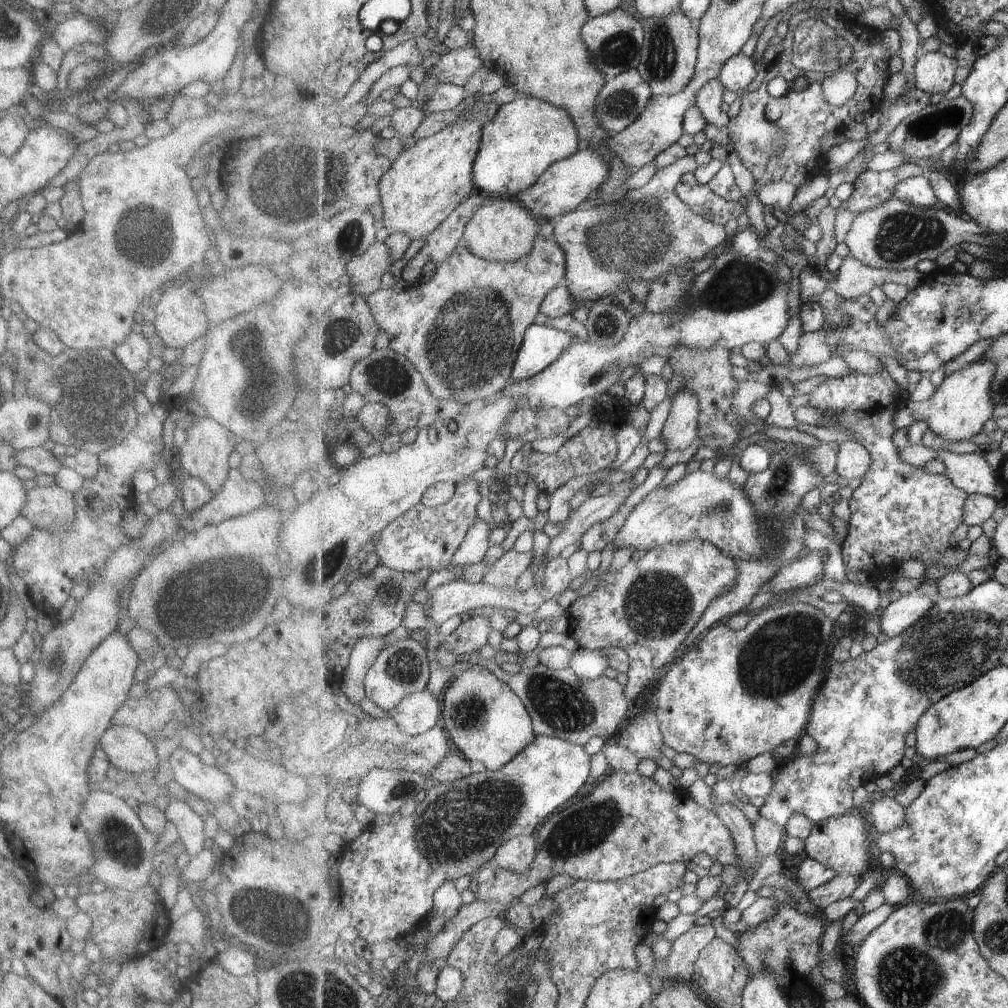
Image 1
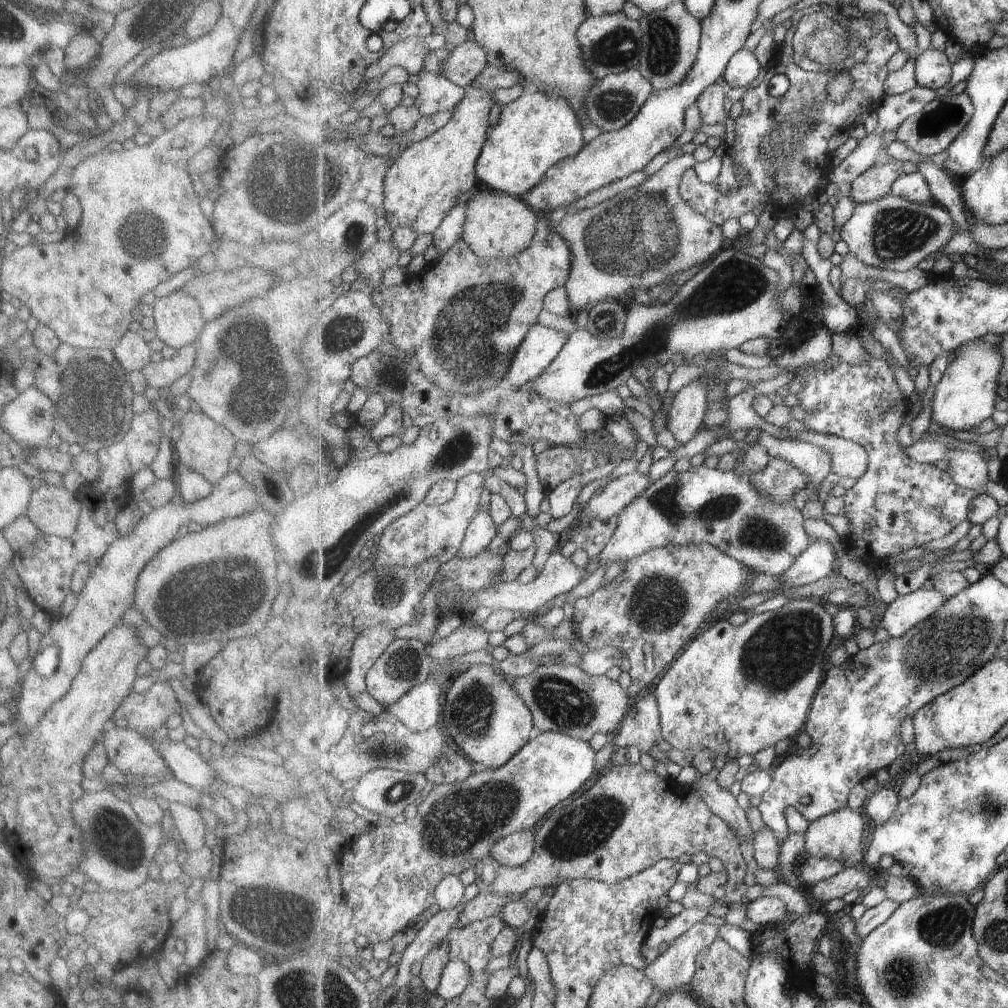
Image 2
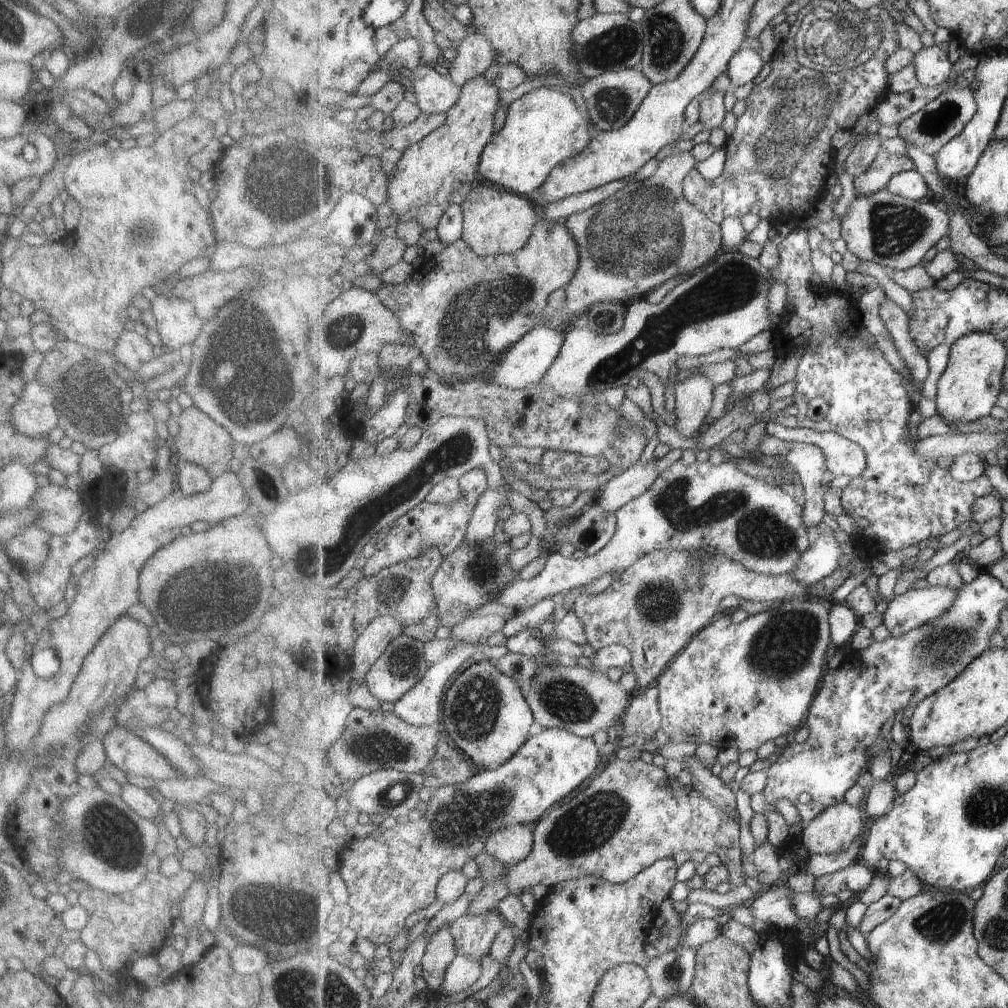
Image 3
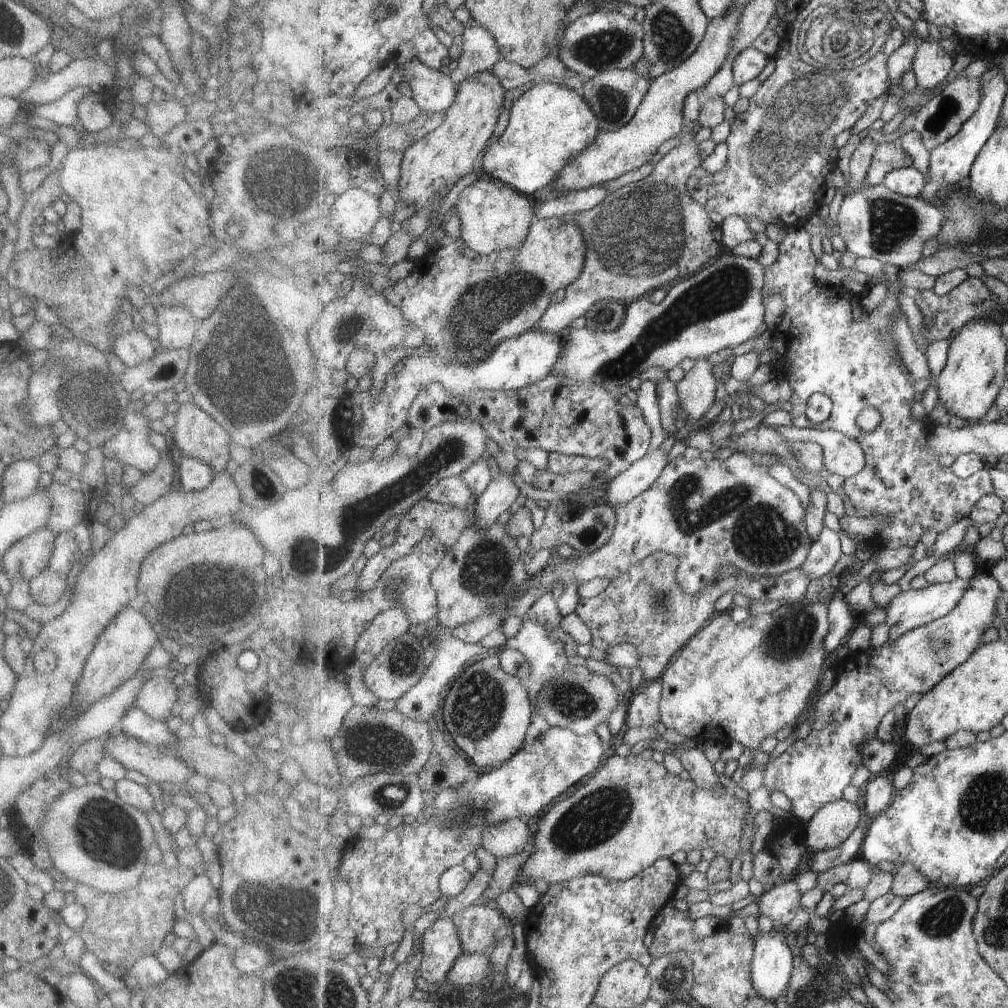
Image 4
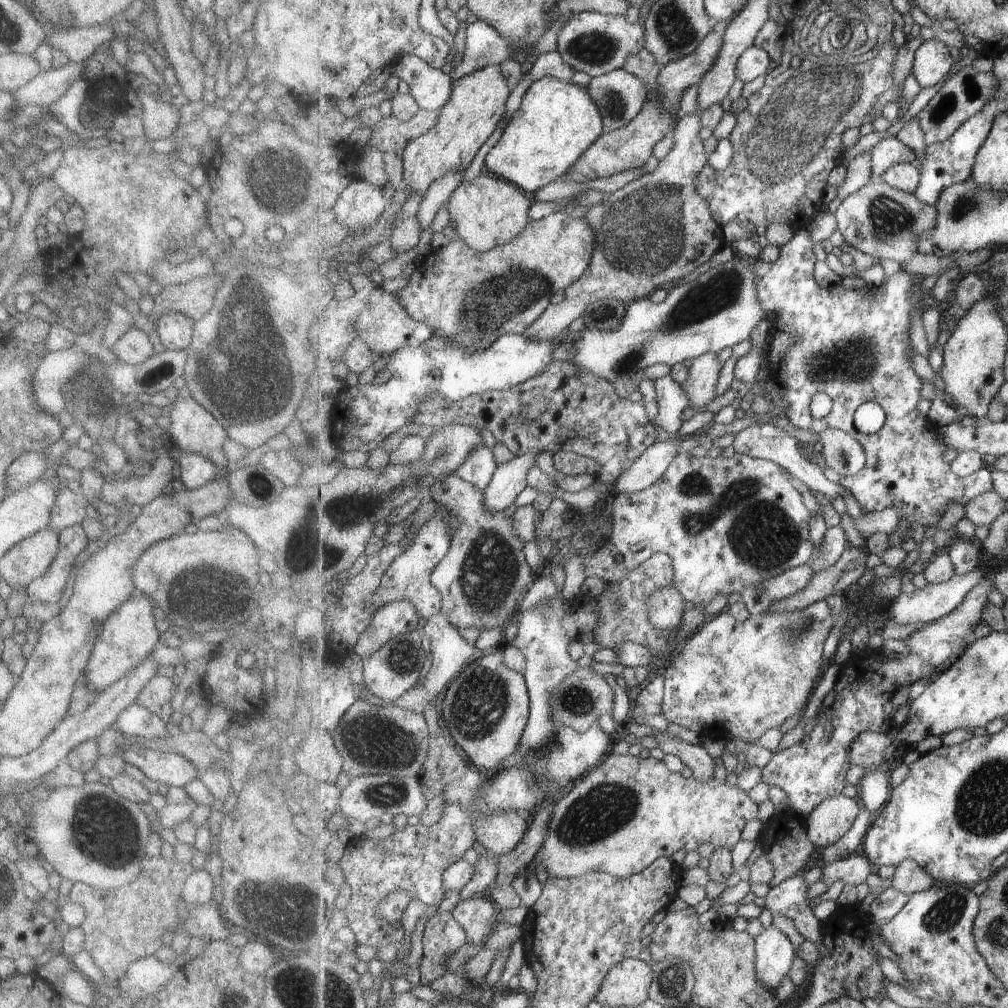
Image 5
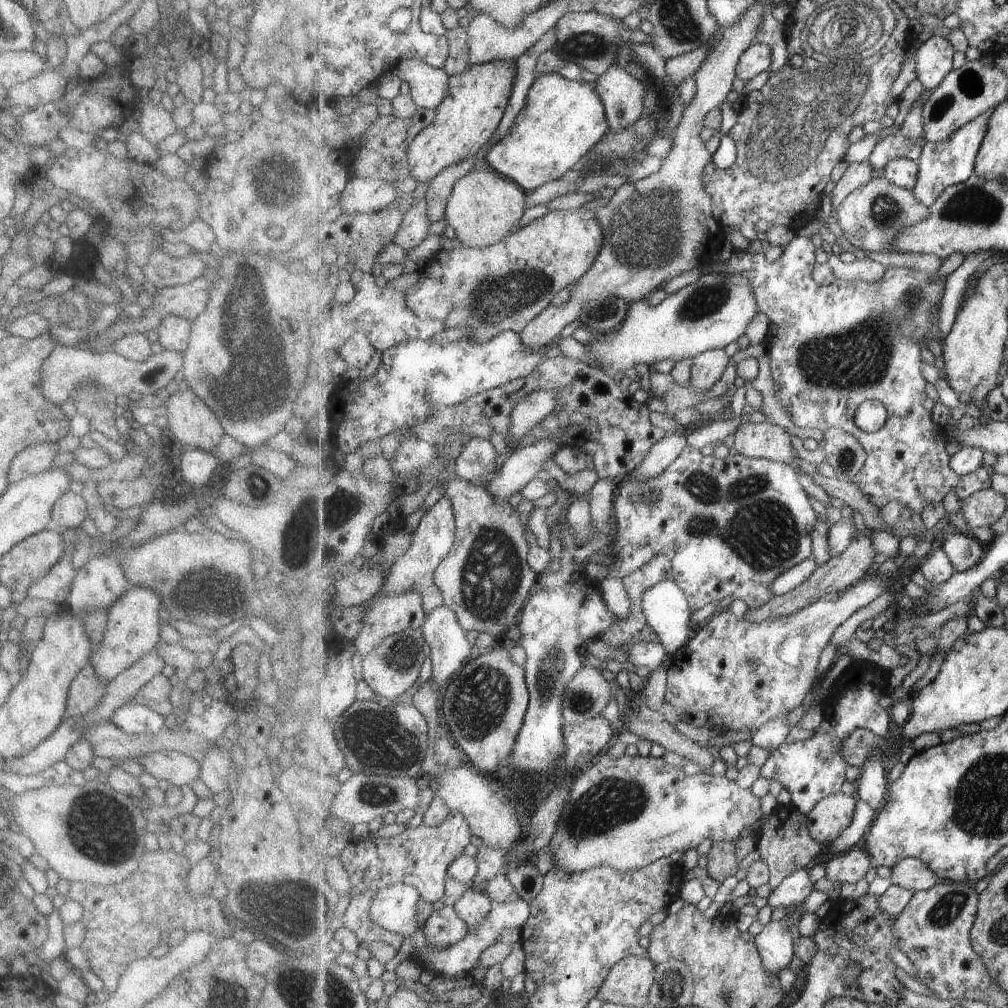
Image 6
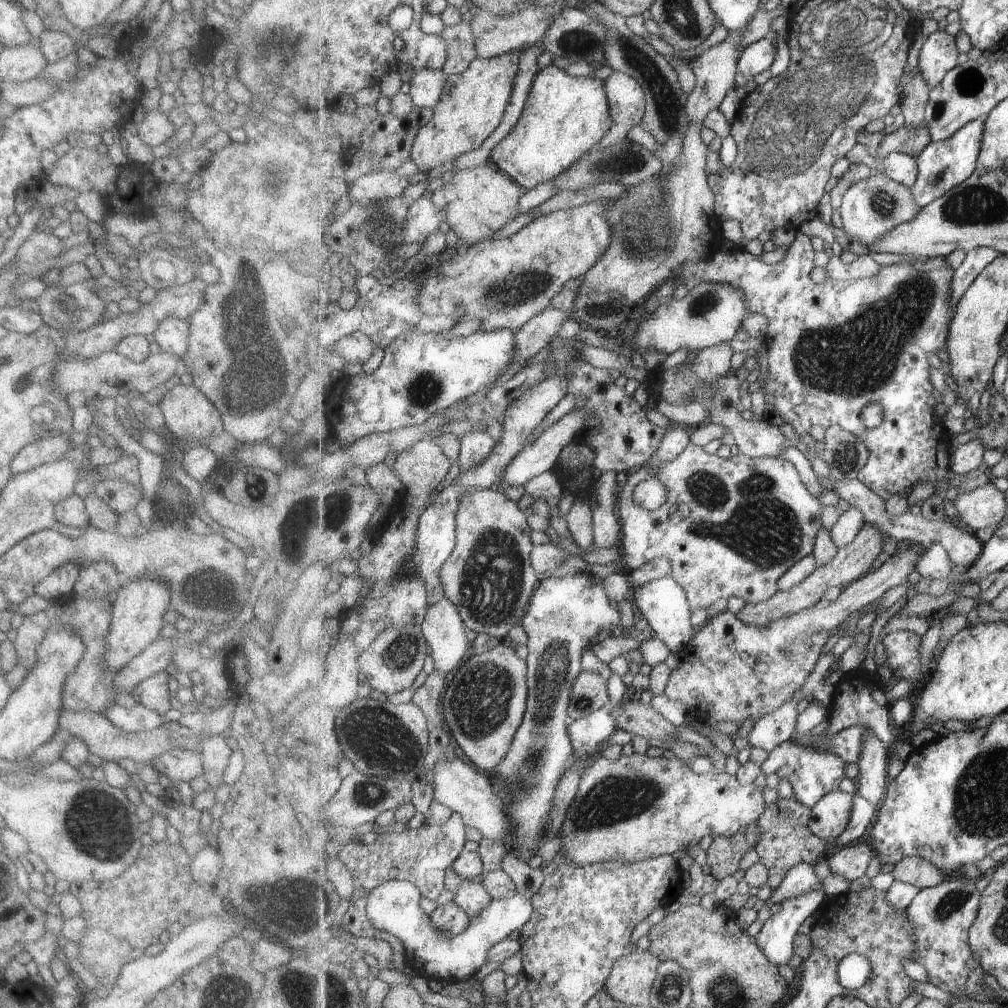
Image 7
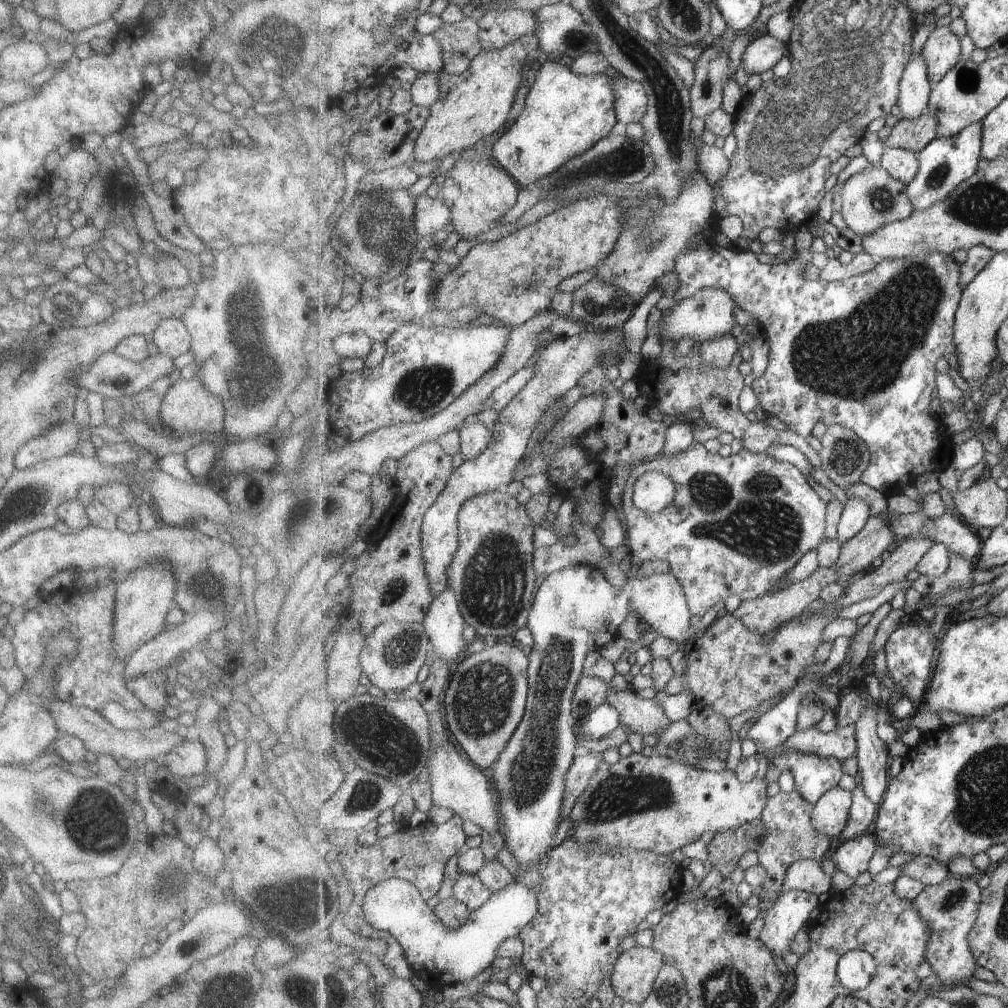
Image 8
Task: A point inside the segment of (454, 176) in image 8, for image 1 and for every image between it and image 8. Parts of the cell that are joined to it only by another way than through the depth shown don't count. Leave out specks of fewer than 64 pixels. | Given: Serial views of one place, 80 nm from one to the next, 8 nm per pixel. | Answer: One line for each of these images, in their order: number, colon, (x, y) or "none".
1: (502, 229)
2: (499, 225)
3: (497, 221)
4: (495, 216)
5: (488, 211)
6: (485, 207)
7: (482, 200)

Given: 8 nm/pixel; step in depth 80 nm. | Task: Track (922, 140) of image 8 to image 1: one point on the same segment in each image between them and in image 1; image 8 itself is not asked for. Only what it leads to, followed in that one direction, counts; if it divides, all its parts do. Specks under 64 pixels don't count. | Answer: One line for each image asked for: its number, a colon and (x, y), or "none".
1: (872, 189)
2: (877, 182)
3: (876, 178)
4: (889, 156)
5: (890, 151)
6: (896, 146)
7: (913, 142)

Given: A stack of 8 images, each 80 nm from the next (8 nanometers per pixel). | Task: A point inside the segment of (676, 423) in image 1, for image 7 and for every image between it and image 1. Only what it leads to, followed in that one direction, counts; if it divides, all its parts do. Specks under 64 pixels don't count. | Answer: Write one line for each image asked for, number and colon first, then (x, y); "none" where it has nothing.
2: (686, 415)
3: (694, 397)
4: (697, 389)
5: (701, 383)
6: (707, 368)
7: (711, 364)

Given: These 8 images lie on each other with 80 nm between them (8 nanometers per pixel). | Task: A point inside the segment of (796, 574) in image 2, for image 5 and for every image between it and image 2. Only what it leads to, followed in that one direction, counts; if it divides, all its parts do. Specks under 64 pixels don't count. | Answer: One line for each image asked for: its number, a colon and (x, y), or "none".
3: (821, 560)
4: (825, 553)
5: (835, 541)

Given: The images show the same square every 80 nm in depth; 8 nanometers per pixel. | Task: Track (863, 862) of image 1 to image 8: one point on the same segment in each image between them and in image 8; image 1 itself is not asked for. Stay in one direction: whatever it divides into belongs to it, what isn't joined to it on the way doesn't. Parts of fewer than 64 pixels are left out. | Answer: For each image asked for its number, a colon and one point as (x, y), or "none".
2: (838, 836)
3: (837, 829)
4: (835, 822)
5: (833, 819)
6: (828, 820)
7: (830, 816)
8: (830, 816)

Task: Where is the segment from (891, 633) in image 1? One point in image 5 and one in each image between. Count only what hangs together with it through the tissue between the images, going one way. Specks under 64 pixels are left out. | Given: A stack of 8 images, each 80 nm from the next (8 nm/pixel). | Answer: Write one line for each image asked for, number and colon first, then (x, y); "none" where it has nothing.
2: (900, 616)
3: (905, 612)
4: (911, 609)
5: (934, 601)

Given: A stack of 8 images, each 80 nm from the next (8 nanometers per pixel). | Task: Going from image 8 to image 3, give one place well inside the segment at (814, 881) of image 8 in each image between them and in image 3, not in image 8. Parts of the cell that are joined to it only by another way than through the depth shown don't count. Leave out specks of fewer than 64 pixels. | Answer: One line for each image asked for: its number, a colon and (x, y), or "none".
3: (773, 906)
4: (782, 904)
5: (789, 898)
6: (795, 889)
7: (803, 878)

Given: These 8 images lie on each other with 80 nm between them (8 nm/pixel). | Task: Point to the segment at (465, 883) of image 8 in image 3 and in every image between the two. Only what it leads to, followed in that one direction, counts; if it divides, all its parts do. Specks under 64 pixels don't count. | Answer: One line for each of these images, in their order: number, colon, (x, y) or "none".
3: (473, 935)
4: (477, 925)
5: (479, 915)
6: (473, 906)
7: (472, 896)

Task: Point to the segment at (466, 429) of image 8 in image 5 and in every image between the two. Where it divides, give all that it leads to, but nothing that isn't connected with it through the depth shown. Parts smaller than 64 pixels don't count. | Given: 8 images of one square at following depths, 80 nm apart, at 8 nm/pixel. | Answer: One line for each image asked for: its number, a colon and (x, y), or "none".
5: (480, 467)
6: (478, 461)
7: (476, 447)

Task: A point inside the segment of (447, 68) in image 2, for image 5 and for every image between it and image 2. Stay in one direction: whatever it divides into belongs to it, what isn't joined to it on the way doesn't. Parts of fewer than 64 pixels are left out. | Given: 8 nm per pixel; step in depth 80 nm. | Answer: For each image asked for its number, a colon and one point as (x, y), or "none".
3: (476, 54)
4: (480, 52)
5: (483, 46)

